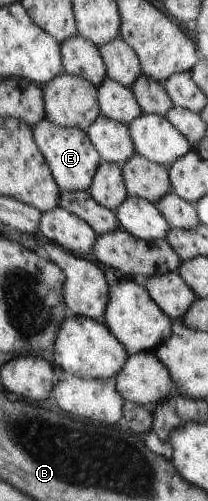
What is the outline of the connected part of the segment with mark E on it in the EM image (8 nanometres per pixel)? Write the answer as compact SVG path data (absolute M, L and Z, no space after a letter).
M46 116L41 118L31 129L36 146L44 156L44 160L61 192L88 190L102 160L87 132L79 128L55 125Z

